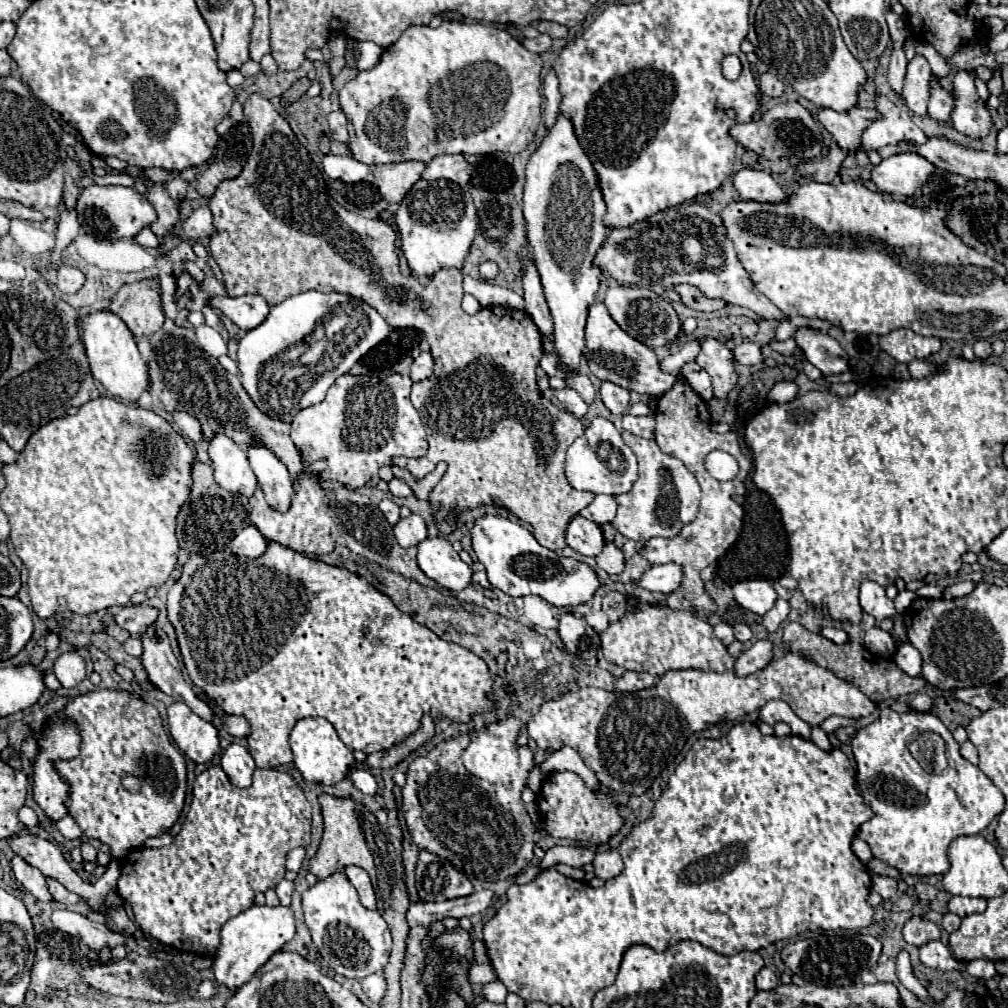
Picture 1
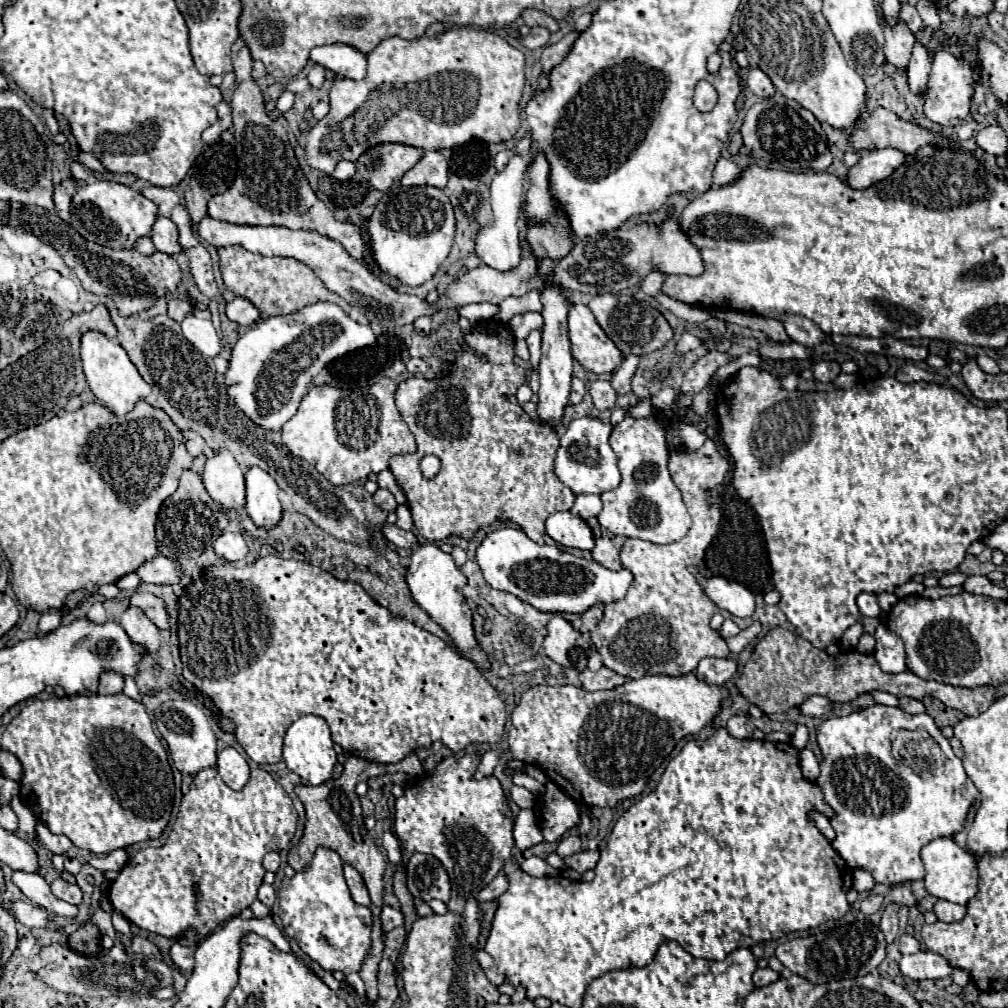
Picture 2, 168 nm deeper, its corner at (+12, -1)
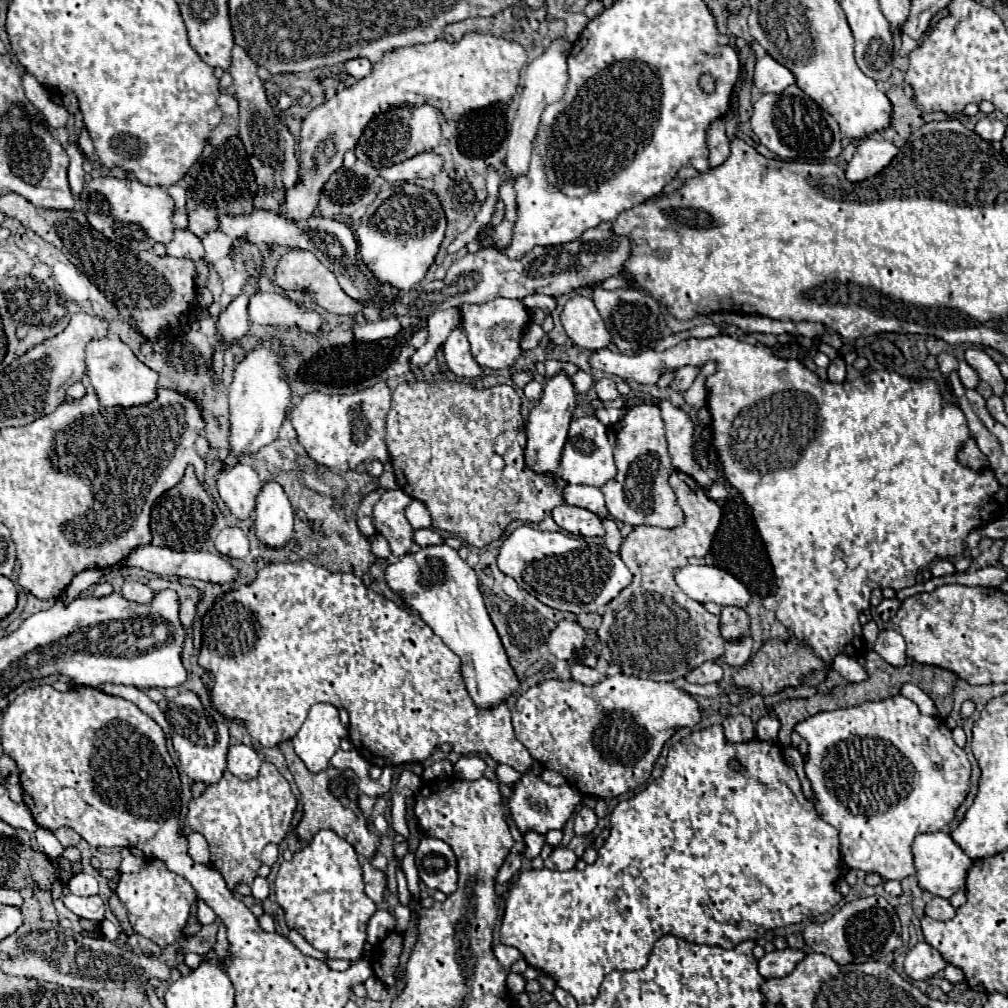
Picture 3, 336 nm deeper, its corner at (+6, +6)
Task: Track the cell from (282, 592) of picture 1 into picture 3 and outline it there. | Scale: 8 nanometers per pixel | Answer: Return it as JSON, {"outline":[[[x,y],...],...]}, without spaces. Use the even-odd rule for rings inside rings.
{"outline":[[[308,560],[270,562],[258,570],[252,584],[220,594],[202,618],[202,624],[204,640],[198,664],[214,676],[212,704],[226,718],[244,722],[248,734],[264,748],[292,740],[306,720],[308,710],[318,702],[326,702],[348,712],[348,732],[354,750],[378,768],[424,762],[434,748],[444,742],[452,744],[460,756],[486,752],[498,764],[506,764],[520,774],[526,774],[538,764],[516,740],[508,704],[498,702],[490,708],[476,706],[464,686],[460,658],[416,612],[408,612],[366,588],[354,574],[330,572]],[[258,610],[264,610],[264,622]],[[242,614],[248,618],[242,620]],[[250,616],[254,620],[250,620]],[[228,620],[234,622],[234,626],[226,634],[224,624],[230,624]]]}

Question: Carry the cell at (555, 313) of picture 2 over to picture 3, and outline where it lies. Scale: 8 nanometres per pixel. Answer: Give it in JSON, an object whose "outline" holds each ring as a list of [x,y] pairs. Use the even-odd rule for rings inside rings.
{"outline":[[[566,372],[554,374],[542,390],[542,396],[538,404],[532,408],[526,432],[528,432],[528,444],[526,444],[526,464],[534,468],[536,472],[556,472],[560,464],[560,454],[568,436],[568,424],[572,420],[576,408],[576,394],[574,386],[570,382],[570,376]]]}

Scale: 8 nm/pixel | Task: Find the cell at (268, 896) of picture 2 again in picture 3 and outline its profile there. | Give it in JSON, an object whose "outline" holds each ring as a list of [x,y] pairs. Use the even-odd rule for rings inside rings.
{"outline":[[[256,878],[254,880],[254,884],[252,884],[252,896],[256,898],[256,900],[266,900],[268,896],[270,896],[270,884],[268,884],[268,880],[266,878]]]}

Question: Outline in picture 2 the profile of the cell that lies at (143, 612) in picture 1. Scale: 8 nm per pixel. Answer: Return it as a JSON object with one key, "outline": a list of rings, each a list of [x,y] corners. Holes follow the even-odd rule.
{"outline":[[[138,591],[138,593],[134,593],[134,595],[130,597],[130,605],[144,609],[144,613],[148,615],[148,619],[150,619],[156,627],[160,627],[160,629],[170,629],[170,625],[168,625],[168,611],[166,611],[166,603],[164,603],[162,597],[156,597],[156,595],[152,595],[152,593],[142,593],[142,591]]]}

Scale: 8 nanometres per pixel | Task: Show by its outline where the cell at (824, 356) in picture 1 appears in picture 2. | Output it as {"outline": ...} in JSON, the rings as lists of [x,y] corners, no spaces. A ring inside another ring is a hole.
{"outline":[[[818,361],[814,365],[814,377],[820,383],[832,383],[840,375],[840,365],[834,361]]]}

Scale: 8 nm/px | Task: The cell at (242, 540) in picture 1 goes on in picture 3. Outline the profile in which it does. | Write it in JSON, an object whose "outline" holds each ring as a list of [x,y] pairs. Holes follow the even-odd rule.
{"outline":[[[224,528],[216,538],[216,550],[228,558],[248,556],[248,536],[240,528]]]}

